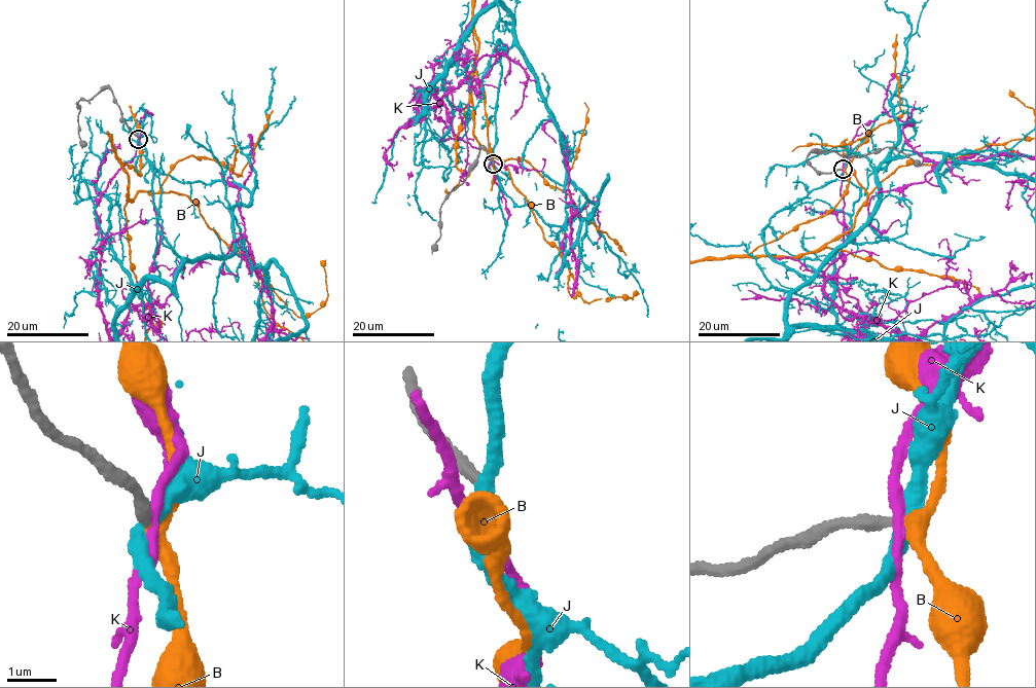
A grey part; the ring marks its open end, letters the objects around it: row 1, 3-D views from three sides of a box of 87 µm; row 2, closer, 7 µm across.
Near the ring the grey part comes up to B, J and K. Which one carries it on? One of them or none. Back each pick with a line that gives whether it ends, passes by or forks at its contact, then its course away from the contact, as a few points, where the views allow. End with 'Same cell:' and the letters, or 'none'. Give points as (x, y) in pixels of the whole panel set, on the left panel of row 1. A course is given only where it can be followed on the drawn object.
B: It passes by
Same cell: B

